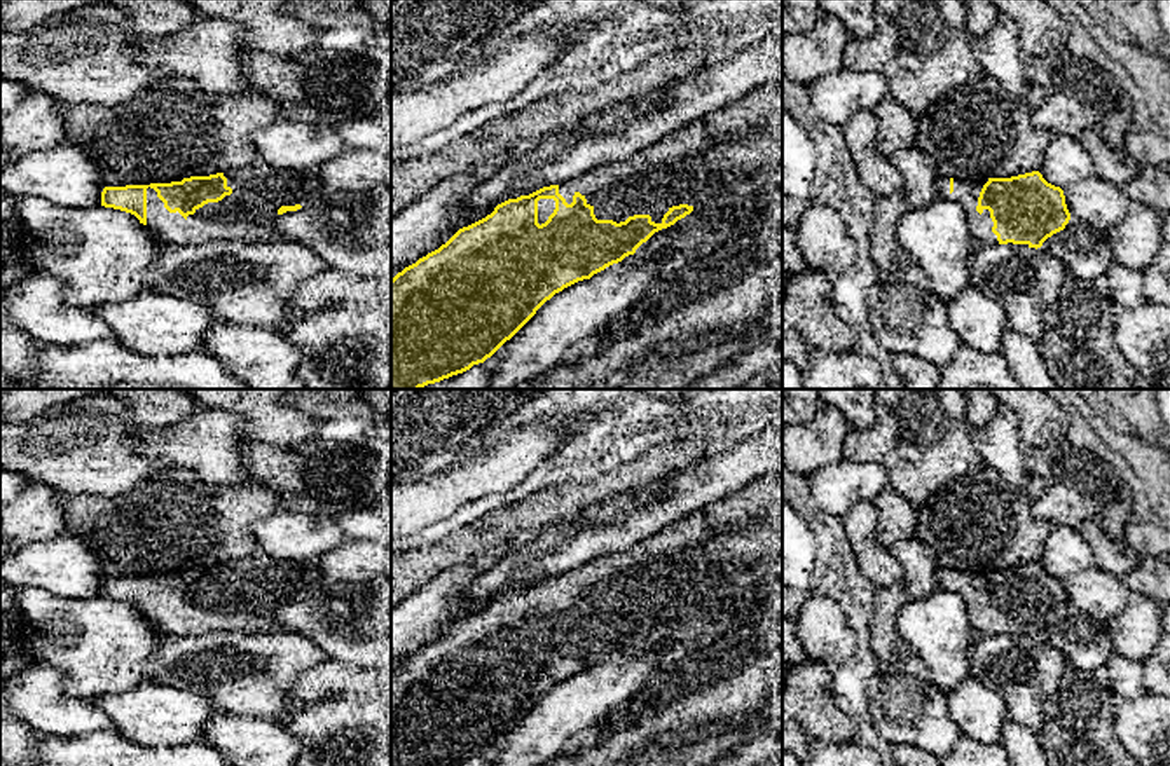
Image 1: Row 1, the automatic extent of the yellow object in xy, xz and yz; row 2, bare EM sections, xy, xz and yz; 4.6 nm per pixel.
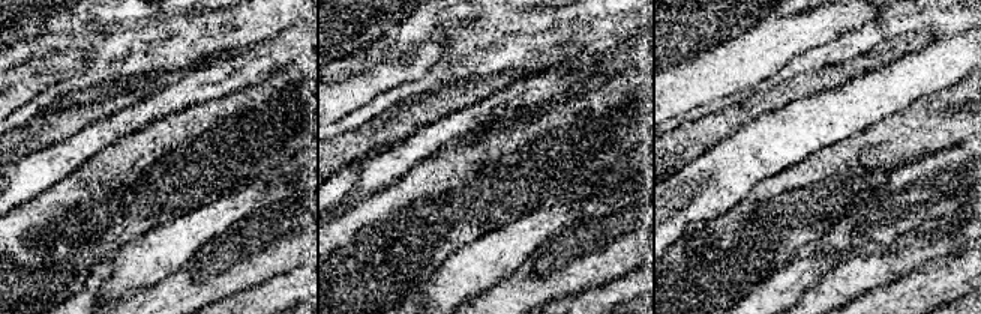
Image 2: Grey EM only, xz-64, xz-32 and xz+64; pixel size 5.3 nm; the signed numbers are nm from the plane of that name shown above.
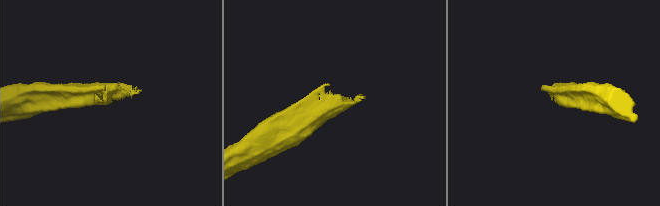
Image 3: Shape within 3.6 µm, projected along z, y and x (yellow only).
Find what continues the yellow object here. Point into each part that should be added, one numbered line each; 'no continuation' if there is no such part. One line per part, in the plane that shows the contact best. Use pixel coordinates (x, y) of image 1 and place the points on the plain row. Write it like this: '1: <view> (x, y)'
1: xz (694, 553)

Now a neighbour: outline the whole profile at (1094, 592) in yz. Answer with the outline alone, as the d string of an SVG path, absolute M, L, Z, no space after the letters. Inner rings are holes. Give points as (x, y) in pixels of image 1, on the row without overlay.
M1095 565L1062 581L1070 607L1105 625L1126 607L1132 597L1125 579Z

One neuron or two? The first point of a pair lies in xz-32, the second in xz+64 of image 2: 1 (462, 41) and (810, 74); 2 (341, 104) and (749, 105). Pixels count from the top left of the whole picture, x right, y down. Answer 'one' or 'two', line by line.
1: one
2: two

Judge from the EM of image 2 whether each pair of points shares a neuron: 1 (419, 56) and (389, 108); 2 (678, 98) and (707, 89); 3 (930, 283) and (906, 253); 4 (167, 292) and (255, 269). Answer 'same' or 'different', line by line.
1: different
2: same
3: different
4: same

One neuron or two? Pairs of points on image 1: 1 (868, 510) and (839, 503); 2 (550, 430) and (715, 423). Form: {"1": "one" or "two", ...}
{"1": "two", "2": "two"}

